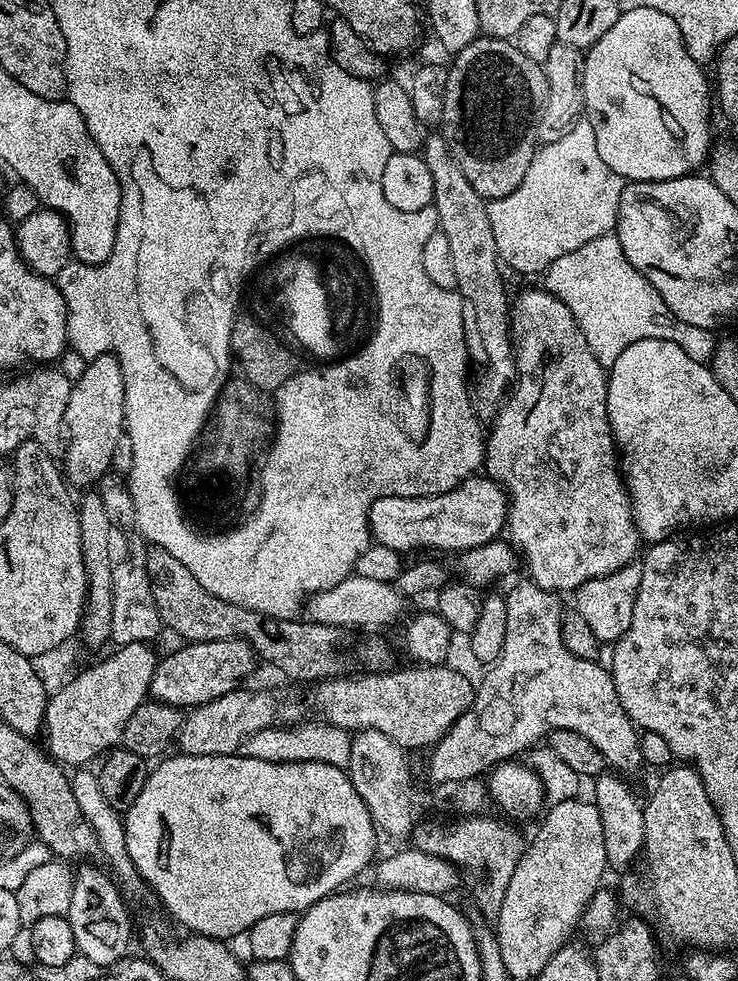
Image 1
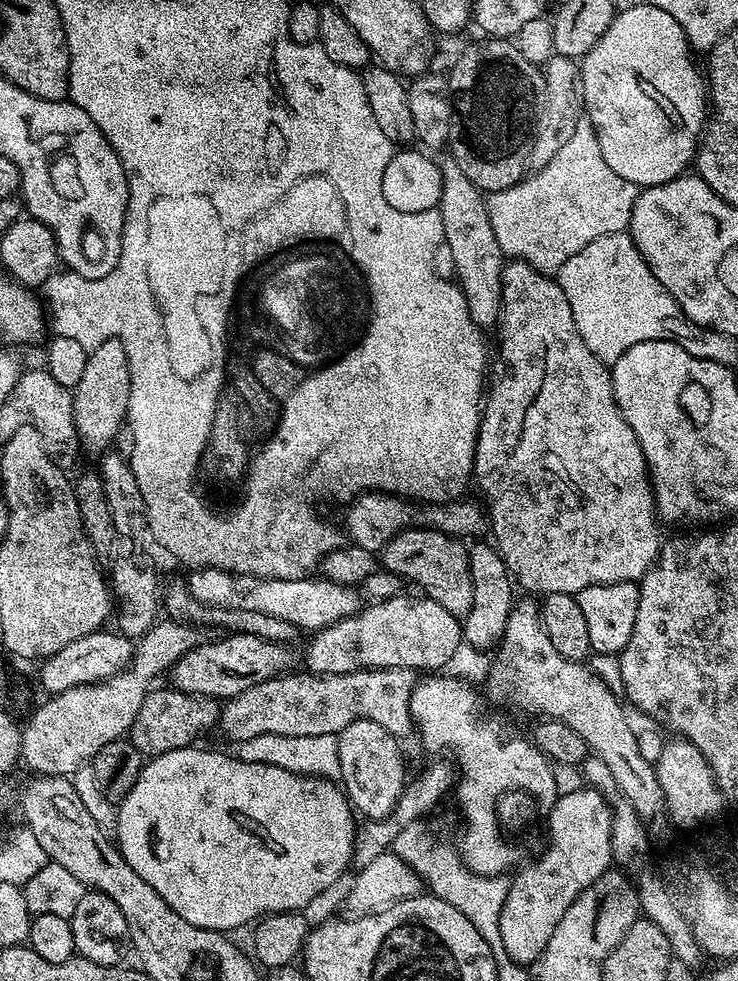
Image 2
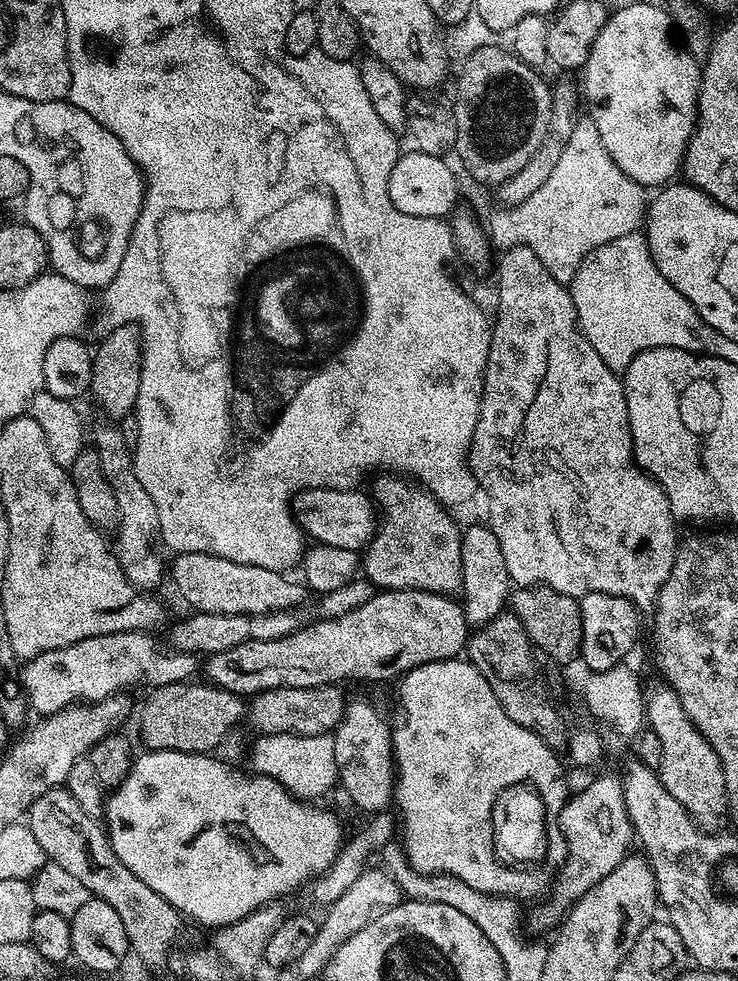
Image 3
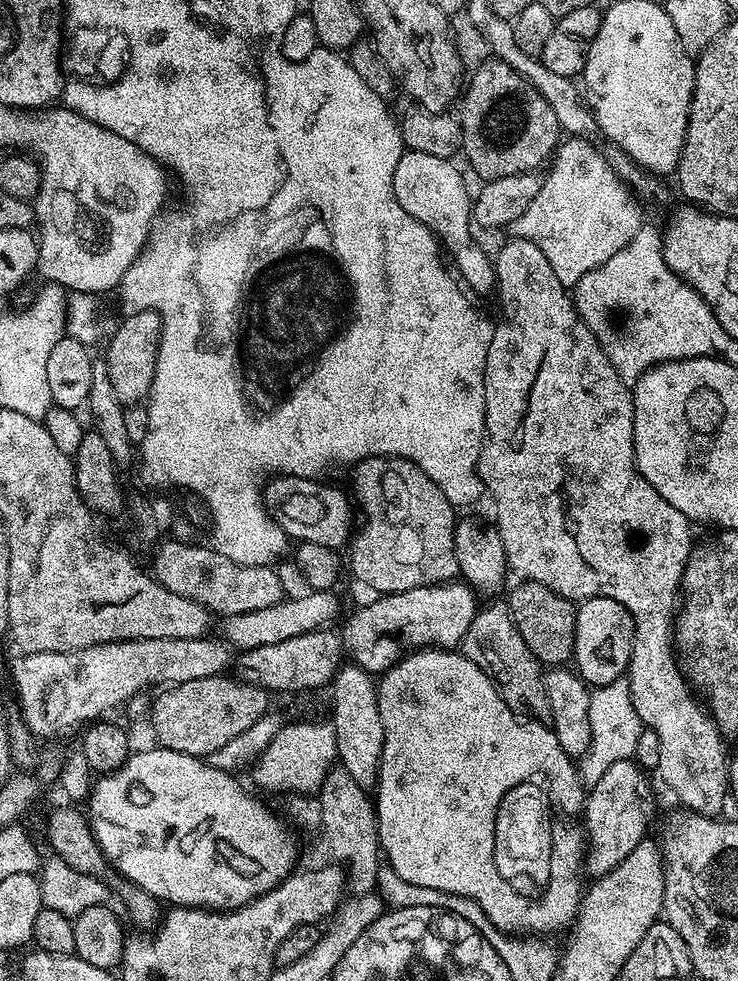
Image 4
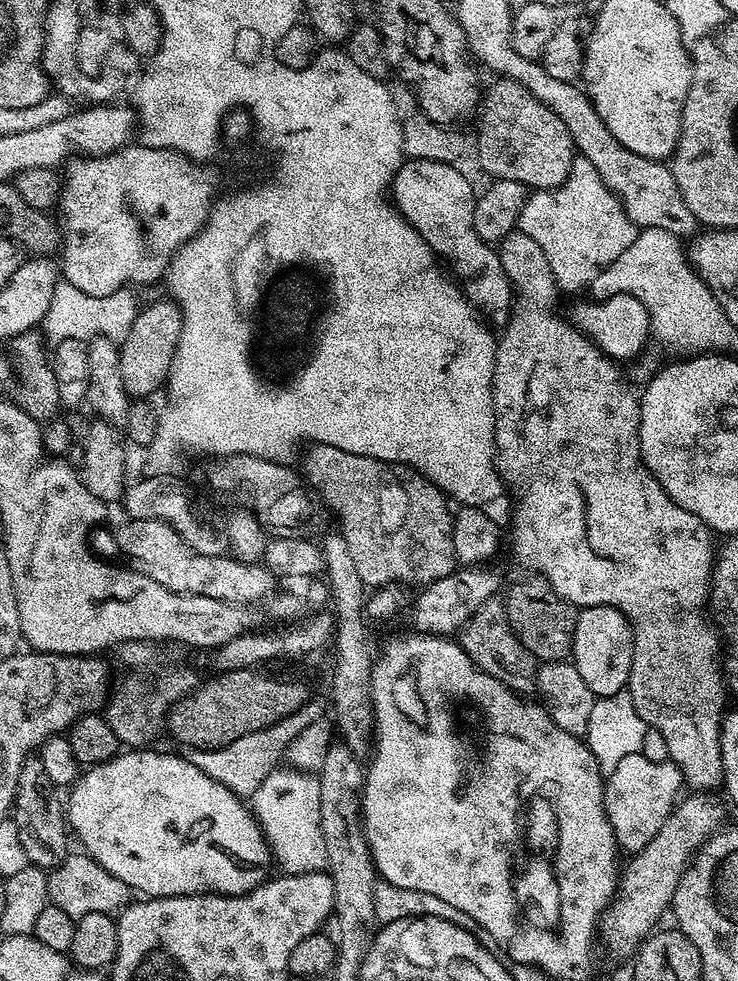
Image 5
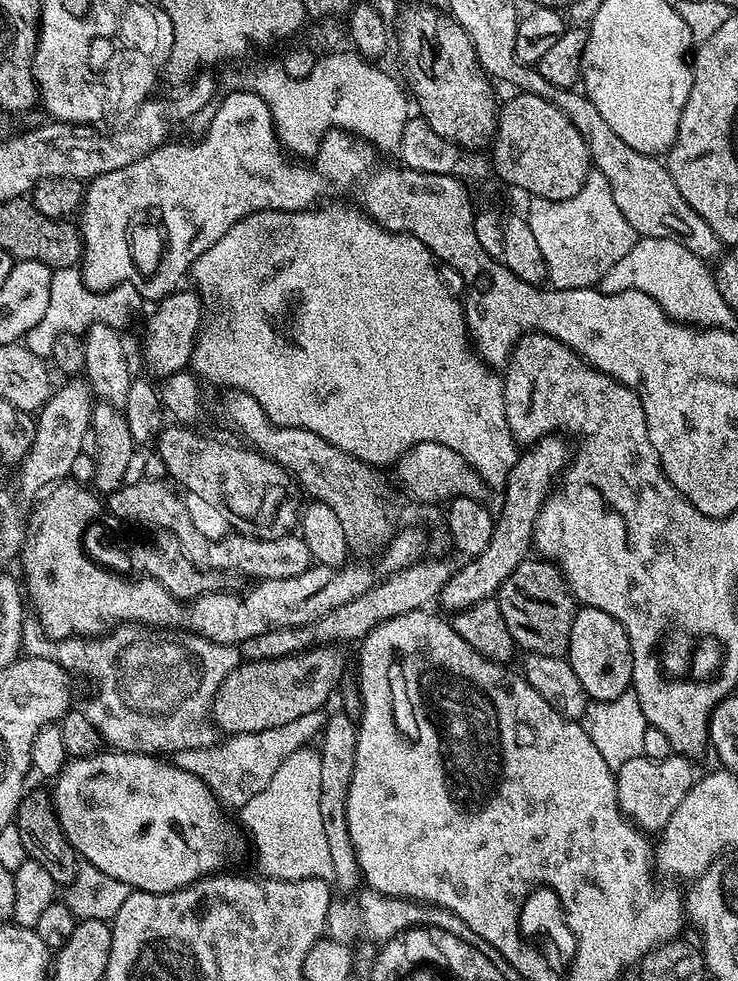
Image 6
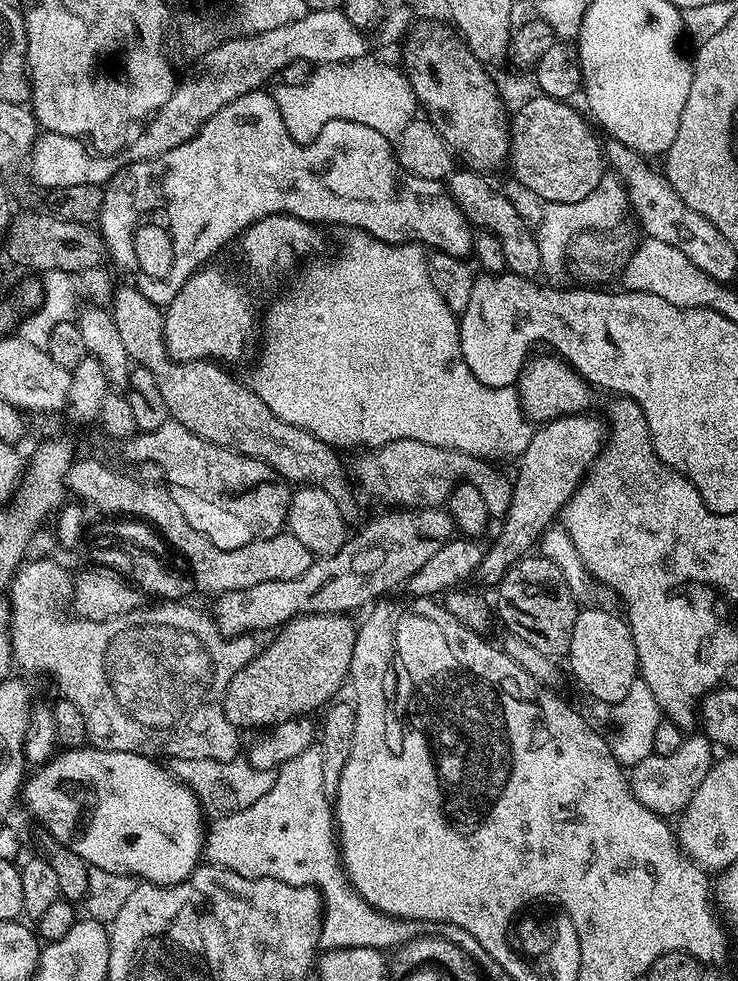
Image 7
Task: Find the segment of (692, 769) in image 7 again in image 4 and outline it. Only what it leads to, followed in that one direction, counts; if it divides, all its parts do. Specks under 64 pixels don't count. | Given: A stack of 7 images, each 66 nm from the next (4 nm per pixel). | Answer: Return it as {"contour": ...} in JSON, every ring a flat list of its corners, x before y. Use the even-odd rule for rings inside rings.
{"contour":[[635,759,614,762,614,766,610,766,610,770,602,774,602,778,598,778,595,786,587,789,582,817,584,816,584,828,588,831,589,877,599,878,614,870,614,866,618,866,618,862,622,862,622,858,626,858,626,854,630,854,630,850,634,850,634,846,638,846,638,842,649,835,648,819,652,816,652,804,648,799,652,796,652,788,644,776,647,776,645,769]]}

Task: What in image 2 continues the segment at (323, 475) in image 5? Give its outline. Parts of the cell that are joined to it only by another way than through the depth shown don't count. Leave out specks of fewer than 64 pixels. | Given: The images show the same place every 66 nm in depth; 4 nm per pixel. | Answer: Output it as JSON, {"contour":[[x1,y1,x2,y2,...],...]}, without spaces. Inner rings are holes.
{"contour":[[423,526,405,528,390,543,384,545,382,568,404,582,412,579,423,595,438,602,438,606,446,606,446,610,450,610,450,614,458,618,470,614,470,606,474,606,474,582,472,571,468,569,468,548,463,539]]}

